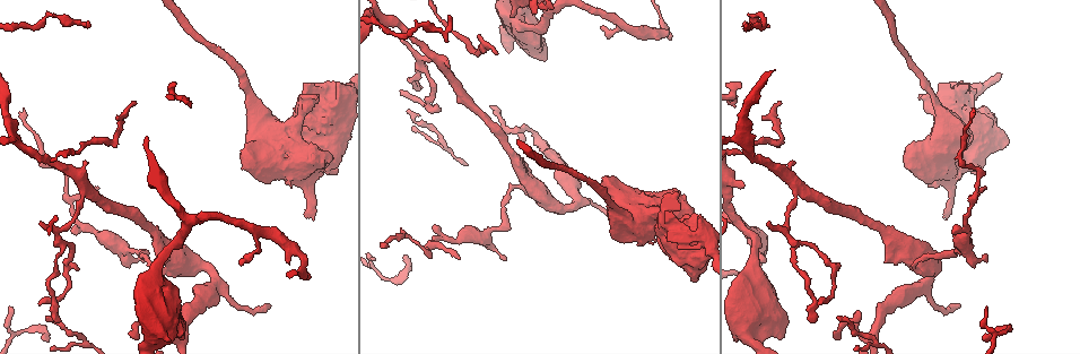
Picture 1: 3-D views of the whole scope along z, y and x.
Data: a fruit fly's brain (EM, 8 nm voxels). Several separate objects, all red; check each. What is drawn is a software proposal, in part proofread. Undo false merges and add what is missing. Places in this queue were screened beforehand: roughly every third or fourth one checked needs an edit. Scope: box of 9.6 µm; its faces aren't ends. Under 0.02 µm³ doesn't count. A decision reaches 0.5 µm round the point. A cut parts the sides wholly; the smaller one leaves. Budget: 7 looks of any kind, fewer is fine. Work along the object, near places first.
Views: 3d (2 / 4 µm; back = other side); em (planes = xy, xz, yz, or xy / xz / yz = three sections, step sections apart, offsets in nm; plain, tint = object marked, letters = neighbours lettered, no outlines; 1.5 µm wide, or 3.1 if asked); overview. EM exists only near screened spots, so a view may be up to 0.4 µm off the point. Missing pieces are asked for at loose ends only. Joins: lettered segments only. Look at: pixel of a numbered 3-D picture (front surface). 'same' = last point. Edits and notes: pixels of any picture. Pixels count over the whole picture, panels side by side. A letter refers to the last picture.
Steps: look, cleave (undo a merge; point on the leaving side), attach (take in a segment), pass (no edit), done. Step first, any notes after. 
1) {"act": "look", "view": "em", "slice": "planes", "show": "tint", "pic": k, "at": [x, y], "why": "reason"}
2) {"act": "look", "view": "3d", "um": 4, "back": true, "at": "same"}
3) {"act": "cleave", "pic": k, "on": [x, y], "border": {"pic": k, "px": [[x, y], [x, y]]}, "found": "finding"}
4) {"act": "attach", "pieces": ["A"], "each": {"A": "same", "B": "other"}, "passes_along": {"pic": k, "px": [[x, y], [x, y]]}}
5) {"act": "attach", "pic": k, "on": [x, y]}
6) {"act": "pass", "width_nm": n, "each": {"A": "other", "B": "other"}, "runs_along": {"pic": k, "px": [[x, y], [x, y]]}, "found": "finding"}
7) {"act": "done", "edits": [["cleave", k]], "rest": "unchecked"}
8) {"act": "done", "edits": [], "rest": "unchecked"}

{"act": "look", "view": "3d", "um": 4, "pic": 1, "at": [255, 177], "why": "an open end"}

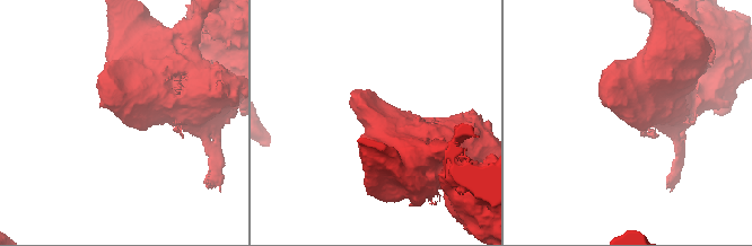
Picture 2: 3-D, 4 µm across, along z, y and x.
{"act": "look", "view": "em", "slice": "planes", "show": "letters", "pic": 2, "at": [124, 123]}

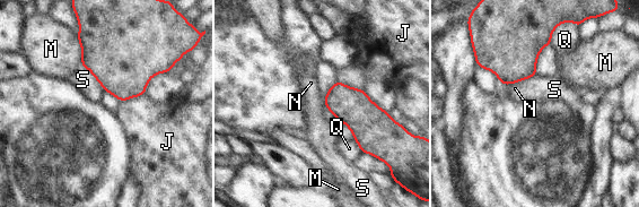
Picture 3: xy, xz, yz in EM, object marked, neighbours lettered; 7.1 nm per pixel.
{"act": "pass", "each": {"J": "other", "M": "other", "N": "other", "Q": "other", "S": "other"}, "border": {"pic": 3, "px": [[145, 94], [120, 101]]}, "found": "none of them fits"}

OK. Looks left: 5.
{"act": "look", "view": "em", "slice": "xz", "step": 8, "show": "tint", "pic": 1, "at": [122, 245], "why": "abrupt turn"}

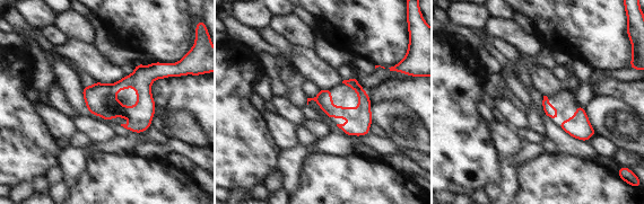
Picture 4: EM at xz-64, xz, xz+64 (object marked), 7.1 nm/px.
{"act": "look", "view": "em", "slice": "planes", "show": "tint", "at": "same", "why": "cut it another way"}

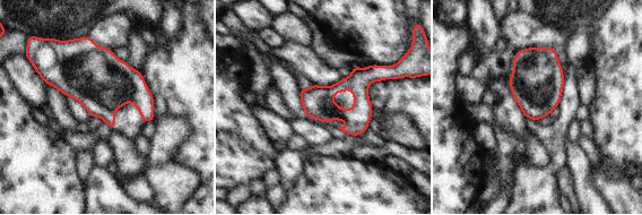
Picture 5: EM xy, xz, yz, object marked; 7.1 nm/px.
{"act": "look", "view": "em", "slice": "planes", "show": "letters", "at": "same", "why": "see the neighbours"}

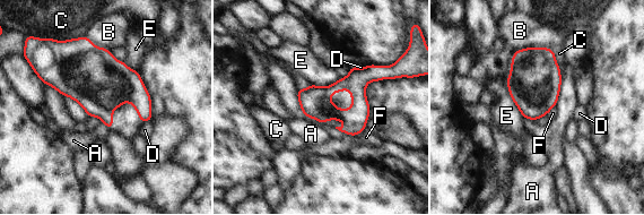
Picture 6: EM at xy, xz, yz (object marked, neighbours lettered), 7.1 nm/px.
{"act": "pass", "each": {"A": "other", "B": "other", "C": "other", "D": "other", "E": "other", "F": "other"}, "runs_along": {"pic": 6, "px": [[391, 68], [333, 87], [306, 113]]}, "found": "all the same cell"}

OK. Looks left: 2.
{"act": "look", "view": "em", "slice": "planes", "show": "tint", "pic": 1, "at": [972, 108]}

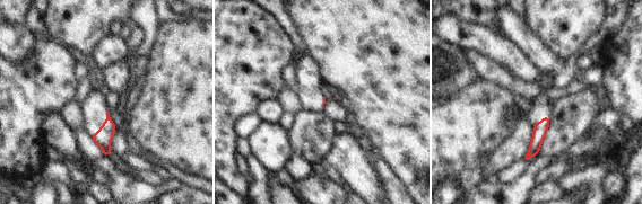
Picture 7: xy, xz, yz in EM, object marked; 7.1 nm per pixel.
{"act": "look", "view": "em", "slice": "planes", "show": "letters", "at": "same"}

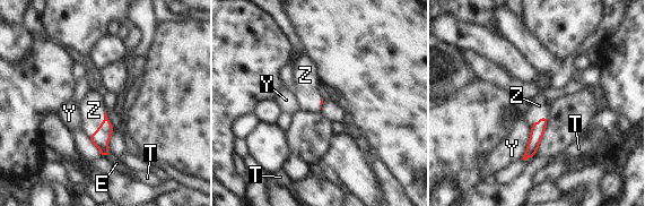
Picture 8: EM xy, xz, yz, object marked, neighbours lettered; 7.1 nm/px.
{"act": "attach", "pieces": ["Z"], "each": {"E": "other", "T": "other", "Y": "other", "Z": "same"}, "passes_along": {"pic": 8, "px": [[99, 138], [101, 125], [92, 110]]}, "found": "it goes on there"}

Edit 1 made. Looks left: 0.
{"act": "done", "edits": [["attach", 8]], "rest": "unchecked"}

